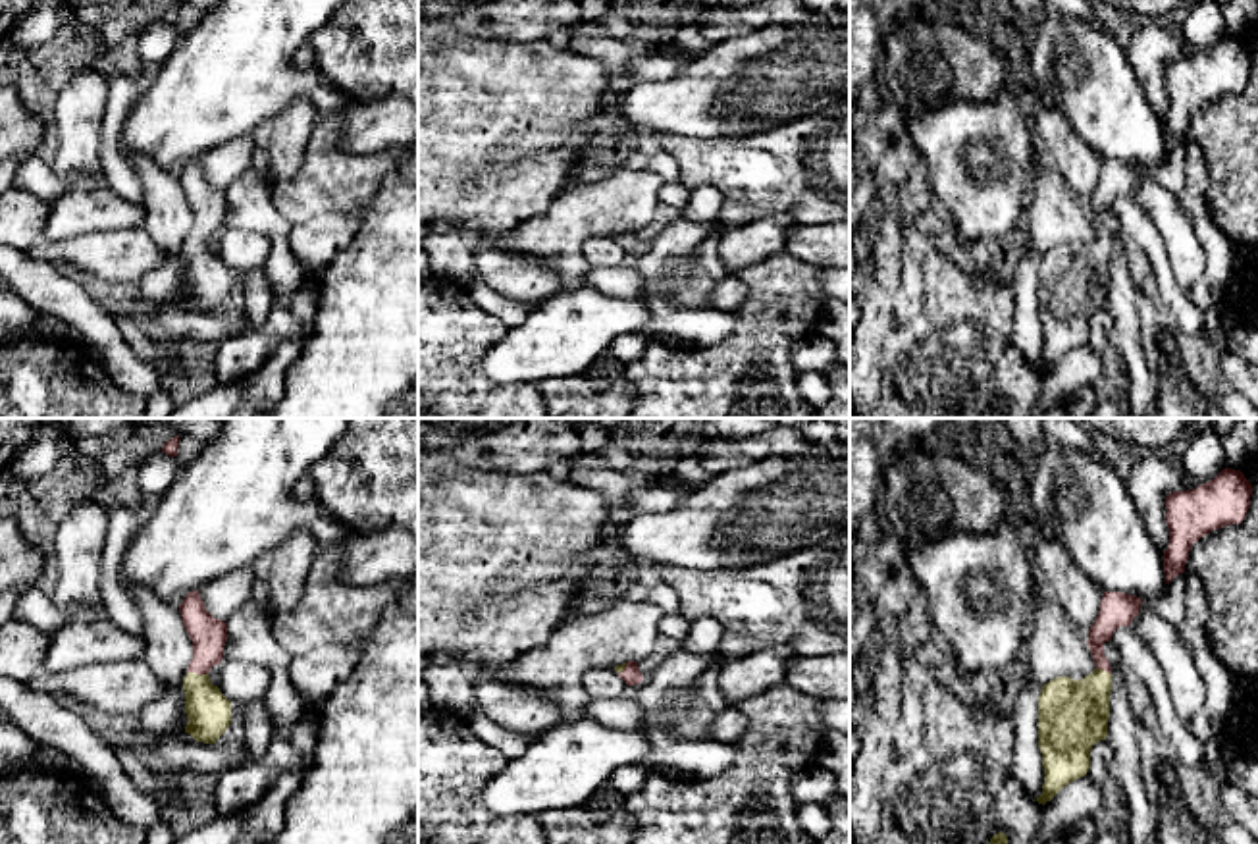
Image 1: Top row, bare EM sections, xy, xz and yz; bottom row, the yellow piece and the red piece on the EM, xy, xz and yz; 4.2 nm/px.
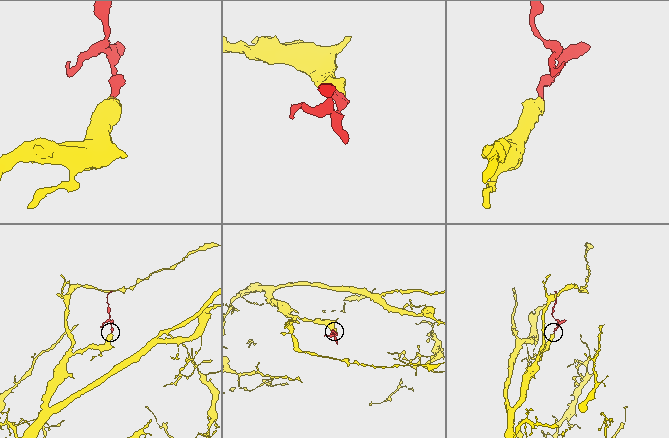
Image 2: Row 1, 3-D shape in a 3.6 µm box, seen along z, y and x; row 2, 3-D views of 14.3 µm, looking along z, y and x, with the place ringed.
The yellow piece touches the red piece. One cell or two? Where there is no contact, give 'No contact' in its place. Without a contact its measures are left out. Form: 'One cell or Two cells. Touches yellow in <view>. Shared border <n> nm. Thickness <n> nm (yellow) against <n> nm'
One cell. Touches yellow in xy. Shared border 90 nm. Thickness 190 nm (yellow) against 150 nm

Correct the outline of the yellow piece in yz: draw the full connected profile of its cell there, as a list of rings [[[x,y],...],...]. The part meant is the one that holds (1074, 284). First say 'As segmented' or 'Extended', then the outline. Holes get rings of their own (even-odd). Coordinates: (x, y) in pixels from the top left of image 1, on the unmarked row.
Extended. [[[1104,160],[1100,179],[1088,198],[1088,218],[1096,237],[1081,247],[1058,245],[1038,264],[1038,316],[1044,353],[1038,372],[1050,370],[1063,355],[1085,345],[1090,318],[1108,304],[1112,235],[1104,212],[1119,195],[1131,195],[1142,168],[1123,160]]]

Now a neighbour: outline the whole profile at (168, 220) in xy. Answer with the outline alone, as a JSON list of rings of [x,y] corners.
[[[133,154],[131,164],[143,187],[144,229],[156,241],[166,260],[141,281],[141,295],[152,304],[175,304],[195,310],[185,301],[183,247],[193,227],[193,210],[183,195],[179,175],[168,173],[150,158]]]

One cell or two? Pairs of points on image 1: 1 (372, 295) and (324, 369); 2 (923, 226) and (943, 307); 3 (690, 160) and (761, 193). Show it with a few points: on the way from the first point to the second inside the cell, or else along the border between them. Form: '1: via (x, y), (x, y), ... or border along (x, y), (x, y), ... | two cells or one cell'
1: via (372, 313), (372, 320), (341, 351) | one cell
2: border along (925, 286), (923, 307), (900, 324) | two cells
3: via (707, 162), (733, 164), (744, 176) | one cell

